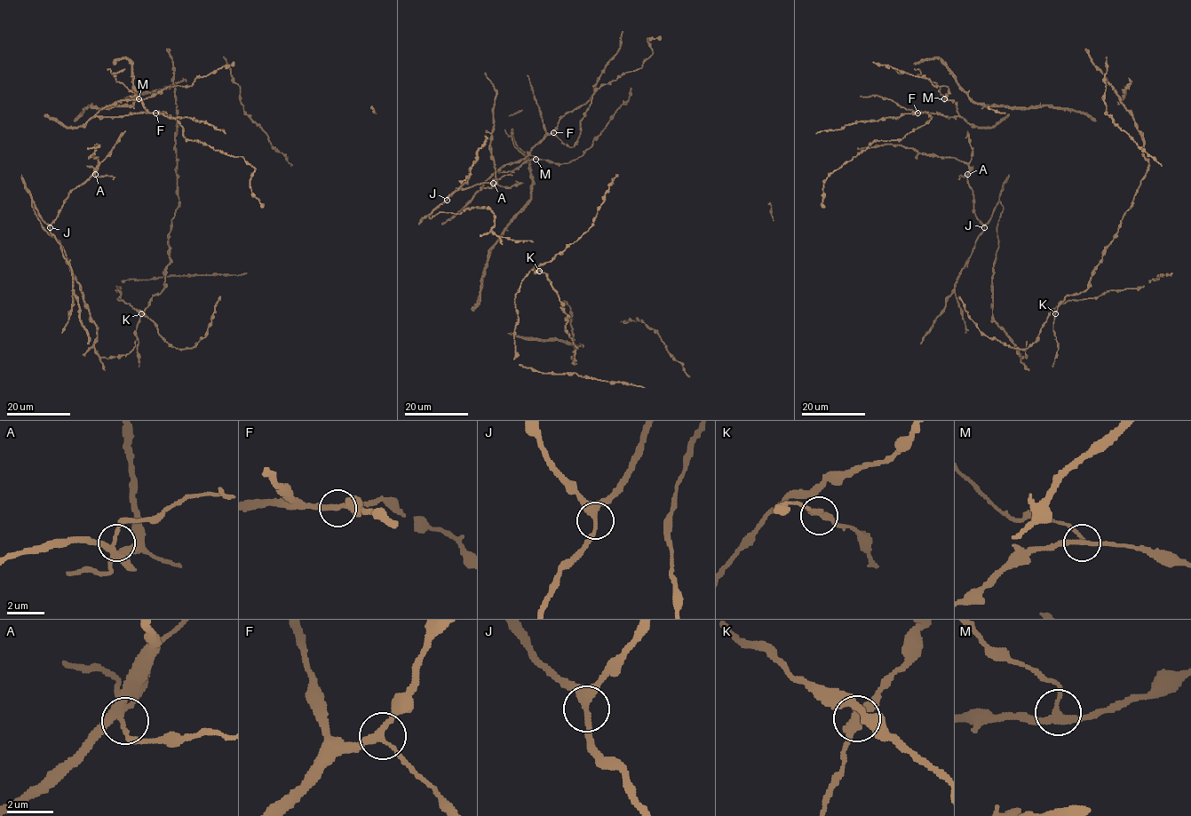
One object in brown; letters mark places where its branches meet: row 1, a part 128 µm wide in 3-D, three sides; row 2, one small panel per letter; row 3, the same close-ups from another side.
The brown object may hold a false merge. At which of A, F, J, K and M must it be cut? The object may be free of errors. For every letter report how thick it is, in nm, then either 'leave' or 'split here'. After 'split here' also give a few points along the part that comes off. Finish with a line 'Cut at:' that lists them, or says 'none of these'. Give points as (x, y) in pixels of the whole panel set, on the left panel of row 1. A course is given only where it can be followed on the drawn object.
A: 240 nm thick; leave
F: 240 nm thick; leave
J: 320 nm thick; leave
K: 300 nm thick; leave
M: 240 nm thick; split here; foreign part runs (138, 99), (138, 96), (117, 82), (107, 68)
Cut at: M

